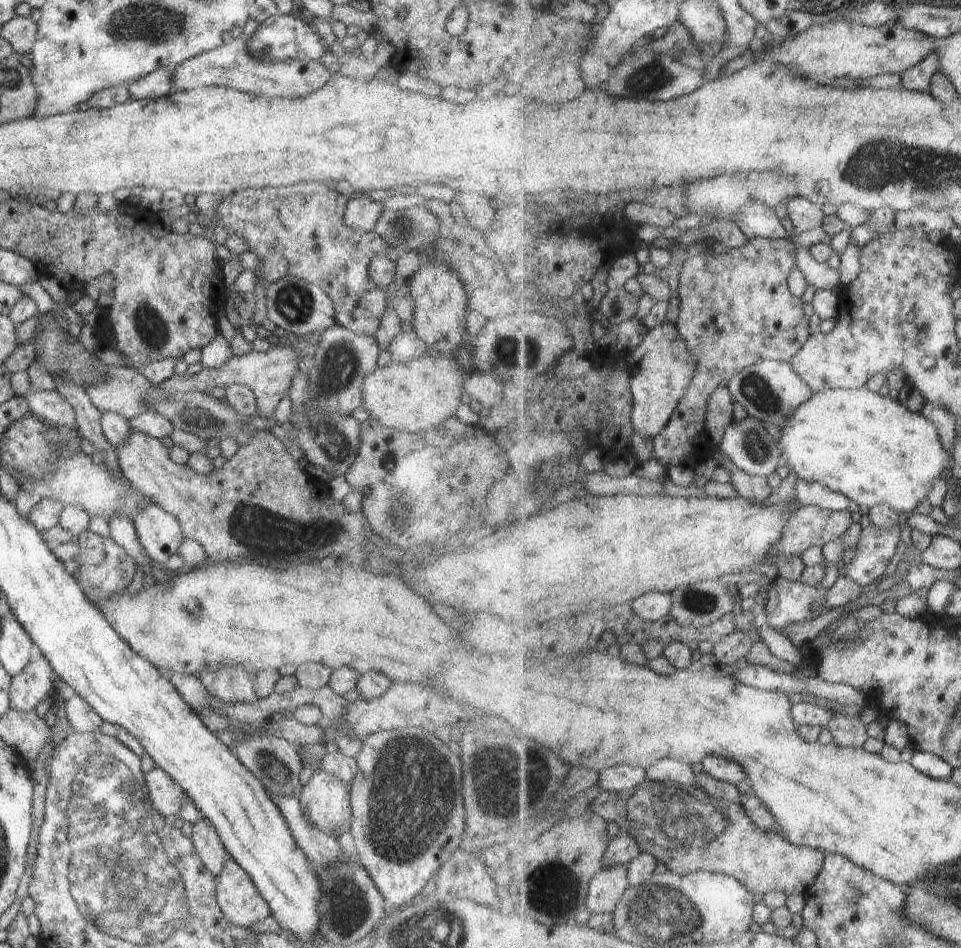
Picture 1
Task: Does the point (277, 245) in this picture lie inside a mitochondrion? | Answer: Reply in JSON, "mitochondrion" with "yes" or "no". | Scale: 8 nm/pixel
{"mitochondrion":"no"}

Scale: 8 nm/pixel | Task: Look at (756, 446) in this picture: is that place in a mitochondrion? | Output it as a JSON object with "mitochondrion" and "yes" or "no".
{"mitochondrion":"yes"}

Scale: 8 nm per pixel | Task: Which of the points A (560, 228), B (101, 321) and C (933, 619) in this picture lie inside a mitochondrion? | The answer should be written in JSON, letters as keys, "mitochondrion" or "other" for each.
{"A":"other","B":"other","C":"other"}

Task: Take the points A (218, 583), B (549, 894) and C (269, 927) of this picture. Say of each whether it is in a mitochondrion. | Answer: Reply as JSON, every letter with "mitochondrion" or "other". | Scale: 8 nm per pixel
{"A":"other","B":"mitochondrion","C":"other"}

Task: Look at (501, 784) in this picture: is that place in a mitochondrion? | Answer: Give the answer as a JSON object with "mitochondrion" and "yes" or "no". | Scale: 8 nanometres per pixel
{"mitochondrion":"yes"}

